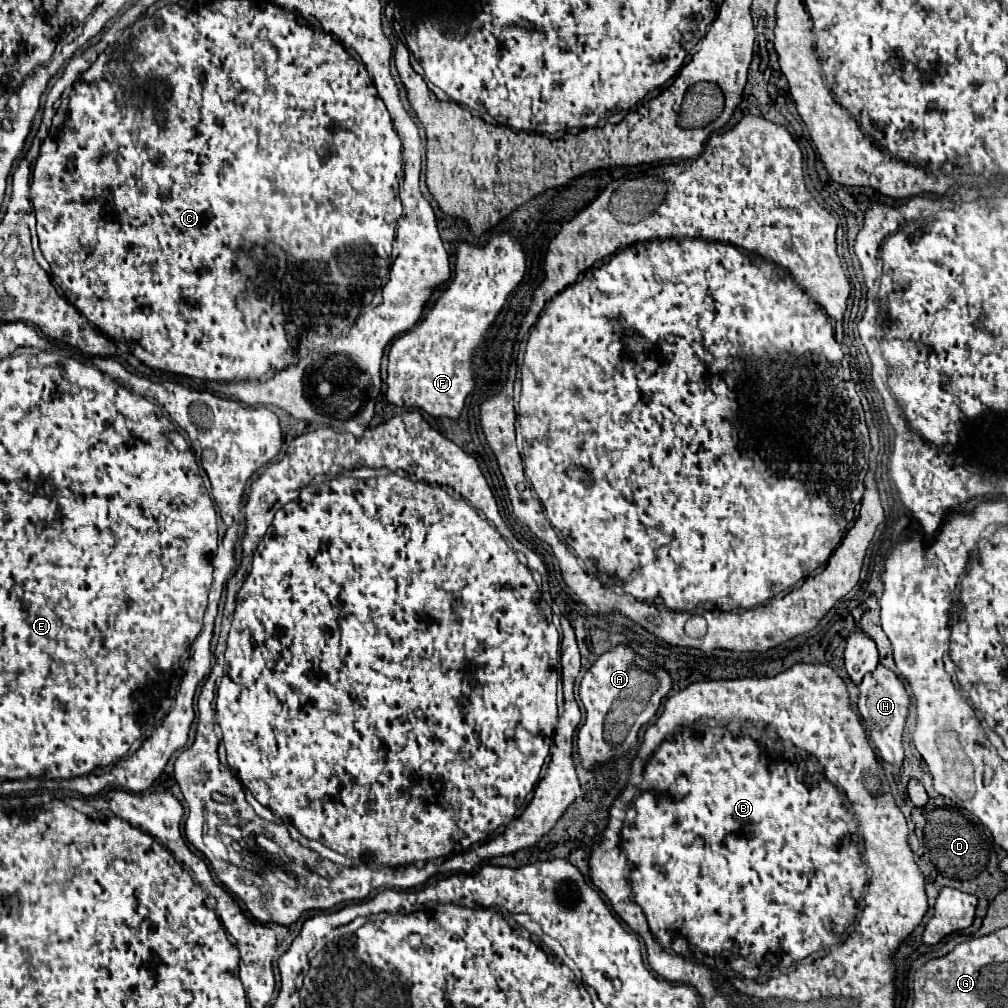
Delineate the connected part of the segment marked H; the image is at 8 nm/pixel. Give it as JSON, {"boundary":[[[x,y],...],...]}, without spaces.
{"boundary":[[[877,666],[873,674],[865,676],[865,682],[859,686],[859,714],[869,724],[869,738],[877,748],[877,754],[883,762],[901,768],[903,764],[903,746],[901,746],[901,734],[907,718],[909,708],[909,694],[903,688],[903,682],[885,666]]]}

